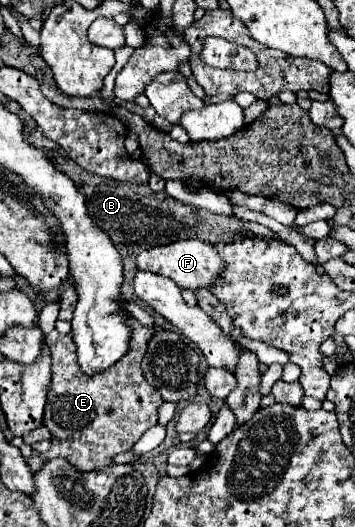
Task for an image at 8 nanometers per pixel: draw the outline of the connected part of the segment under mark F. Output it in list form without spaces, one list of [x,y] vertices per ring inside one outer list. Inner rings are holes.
[[[184,239],[184,241],[164,245],[164,247],[154,247],[154,249],[142,251],[136,257],[136,267],[164,275],[164,277],[170,277],[180,289],[198,291],[204,287],[210,289],[212,281],[216,283],[216,279],[220,279],[220,275],[224,271],[224,261],[210,243],[204,243],[200,239]]]

